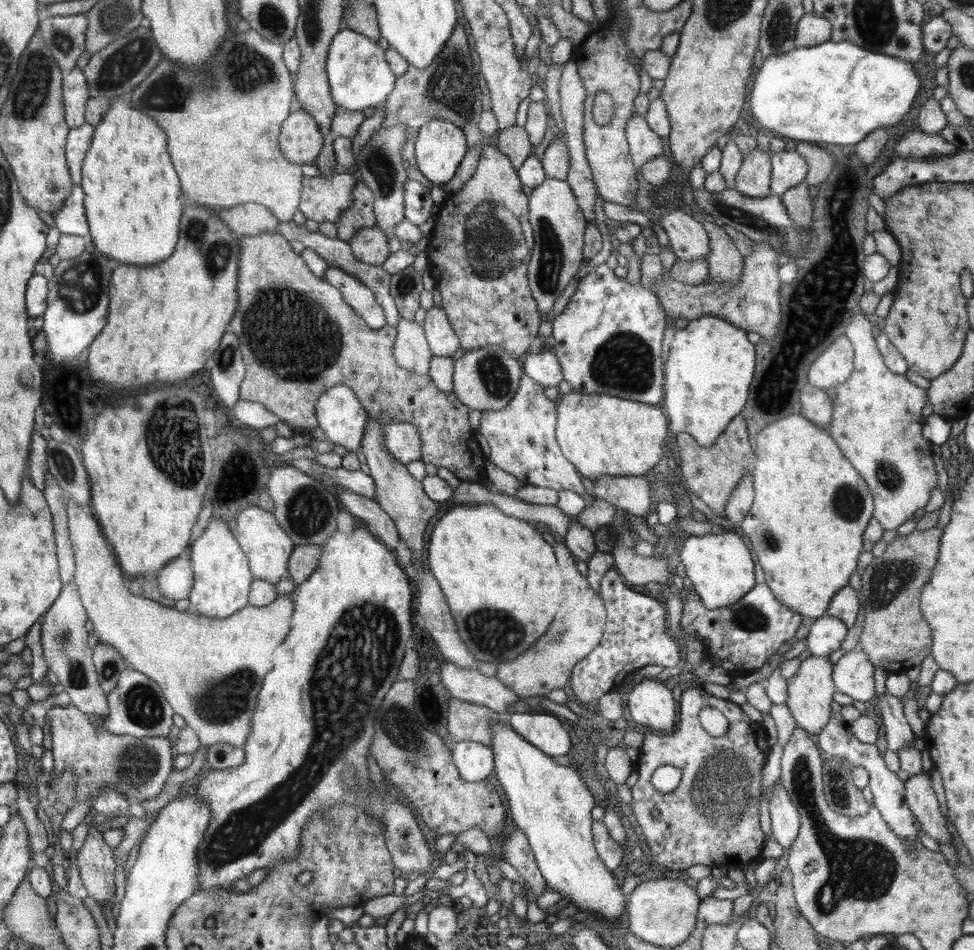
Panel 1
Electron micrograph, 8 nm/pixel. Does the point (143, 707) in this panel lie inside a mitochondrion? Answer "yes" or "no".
yes

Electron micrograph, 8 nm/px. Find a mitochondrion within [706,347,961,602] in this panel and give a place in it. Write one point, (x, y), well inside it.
(847, 502)

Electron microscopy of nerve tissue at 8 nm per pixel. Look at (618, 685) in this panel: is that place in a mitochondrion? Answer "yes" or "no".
no

